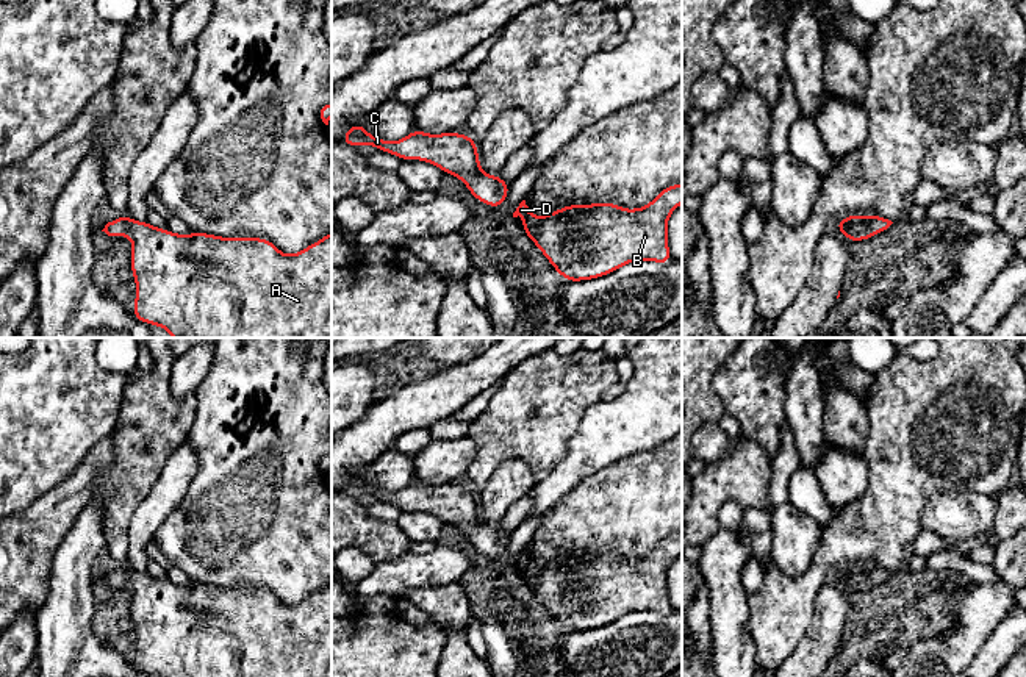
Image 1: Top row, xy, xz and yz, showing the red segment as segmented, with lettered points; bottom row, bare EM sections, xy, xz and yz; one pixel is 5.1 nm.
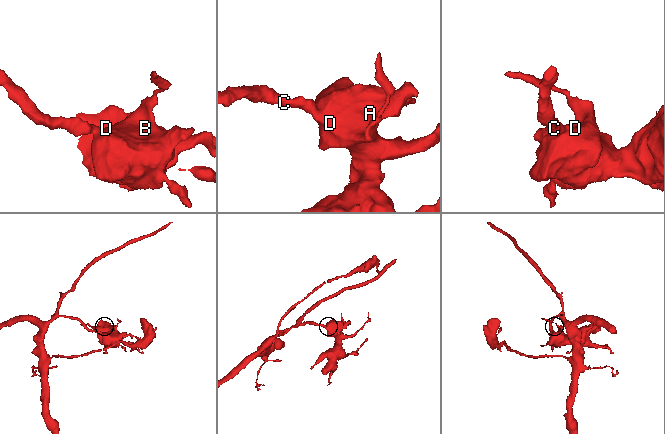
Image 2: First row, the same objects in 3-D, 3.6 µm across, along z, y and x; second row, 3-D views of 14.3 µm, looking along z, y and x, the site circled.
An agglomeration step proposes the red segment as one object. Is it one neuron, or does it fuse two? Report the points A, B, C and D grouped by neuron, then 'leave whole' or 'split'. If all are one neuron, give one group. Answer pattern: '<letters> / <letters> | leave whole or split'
A B C D | leave whole

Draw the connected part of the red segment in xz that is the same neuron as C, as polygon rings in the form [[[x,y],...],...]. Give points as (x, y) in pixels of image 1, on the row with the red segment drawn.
[[[363,124],[352,125],[341,138],[343,144],[371,147],[396,155],[402,161],[421,159],[438,166],[444,174],[454,175],[466,183],[468,191],[480,202],[493,206],[502,206],[510,183],[499,175],[486,175],[480,170],[479,152],[475,141],[469,134],[441,133],[429,134],[413,130],[400,141],[385,141],[369,134]]]

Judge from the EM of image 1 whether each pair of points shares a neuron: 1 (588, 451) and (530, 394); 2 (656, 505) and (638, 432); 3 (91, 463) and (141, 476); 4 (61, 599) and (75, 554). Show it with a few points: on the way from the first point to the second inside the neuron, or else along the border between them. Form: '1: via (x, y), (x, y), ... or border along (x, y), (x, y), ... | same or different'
1: border along (593, 404), (570, 438), (566, 452), (554, 466) | different
2: border along (665, 441), (609, 465) | different
3: border along (111, 435), (111, 463), (97, 476), (91, 499) | different
4: via (71, 588), (72, 565) | same

